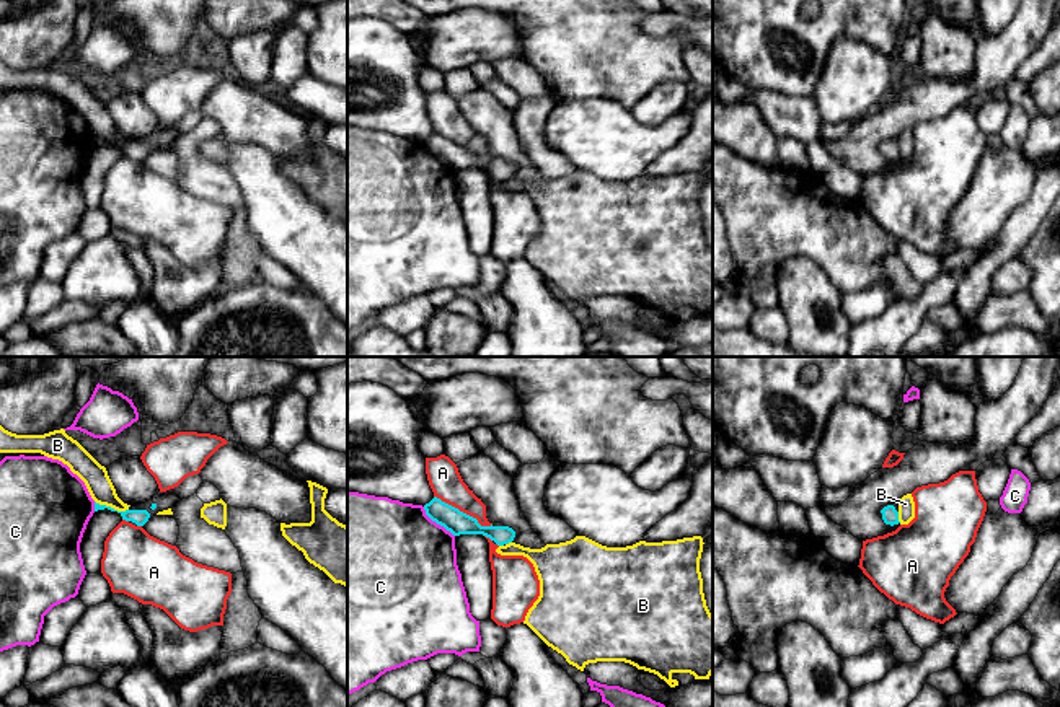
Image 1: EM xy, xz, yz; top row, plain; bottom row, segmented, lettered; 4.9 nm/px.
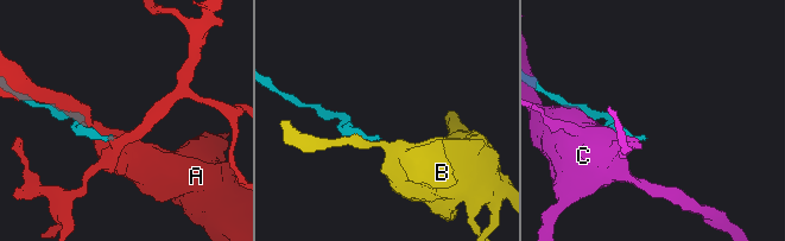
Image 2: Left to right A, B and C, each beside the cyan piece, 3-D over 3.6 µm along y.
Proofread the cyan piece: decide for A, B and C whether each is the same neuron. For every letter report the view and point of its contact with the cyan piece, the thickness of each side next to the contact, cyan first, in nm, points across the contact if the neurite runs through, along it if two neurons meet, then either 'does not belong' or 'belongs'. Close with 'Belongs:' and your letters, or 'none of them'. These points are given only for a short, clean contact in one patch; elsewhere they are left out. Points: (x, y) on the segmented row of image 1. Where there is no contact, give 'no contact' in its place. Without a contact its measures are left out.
A: contact xz (462, 512); calibres 120 and 160 nm; border xz (434, 496), (472, 515), (481, 525), (491, 525); does not belong
B: contact xy (110, 507); calibres 80 and 130 nm; border xy (95, 500), (118, 510), (128, 510); does not belong
C: contact xz (437, 523); calibres 120 and 500 nm; does not belong
Belongs: none of them

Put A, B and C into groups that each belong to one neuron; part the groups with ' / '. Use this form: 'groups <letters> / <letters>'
groups A / B / C

